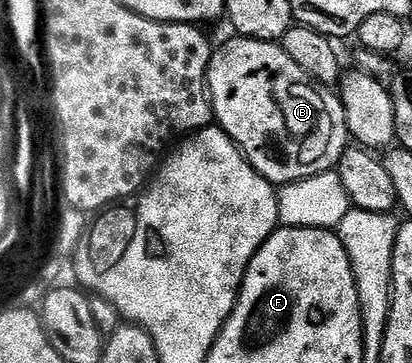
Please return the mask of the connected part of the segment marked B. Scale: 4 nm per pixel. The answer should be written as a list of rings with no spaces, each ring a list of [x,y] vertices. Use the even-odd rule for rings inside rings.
[[[233,37],[233,42],[228,42],[224,47],[217,49],[212,55],[212,62],[208,66],[208,81],[206,83],[207,93],[210,95],[212,112],[219,129],[223,130],[233,142],[240,148],[241,154],[247,158],[249,164],[263,176],[267,182],[273,184],[287,184],[290,182],[300,182],[304,178],[313,178],[319,174],[324,174],[327,170],[336,170],[340,165],[340,158],[345,150],[350,146],[350,135],[348,125],[346,124],[346,112],[344,106],[340,103],[339,97],[329,87],[314,81],[286,52],[275,42],[259,42],[253,38]]]

